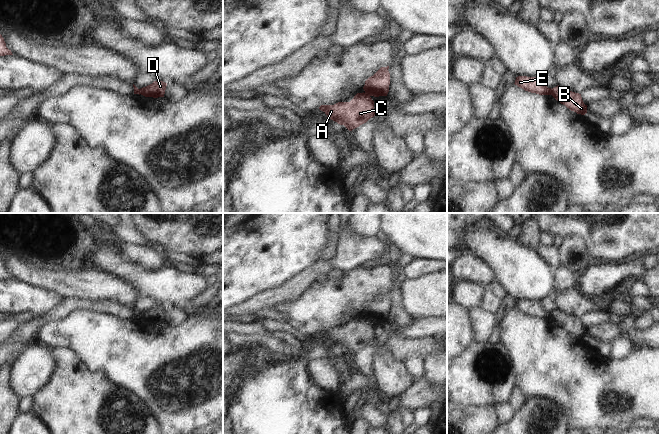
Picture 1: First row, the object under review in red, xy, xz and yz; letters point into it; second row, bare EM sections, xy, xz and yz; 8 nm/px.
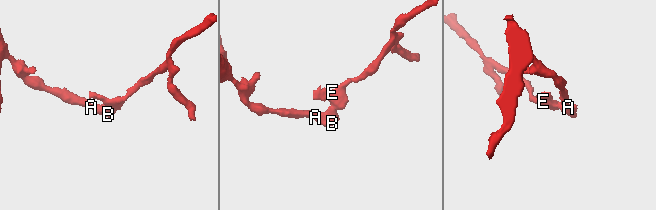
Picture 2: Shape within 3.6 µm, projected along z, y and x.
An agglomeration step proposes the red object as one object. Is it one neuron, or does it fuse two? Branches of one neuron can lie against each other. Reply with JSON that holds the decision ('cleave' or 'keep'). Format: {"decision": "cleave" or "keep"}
{"decision": "cleave"}

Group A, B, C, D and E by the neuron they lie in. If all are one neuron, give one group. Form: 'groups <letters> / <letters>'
groups A B C / D E

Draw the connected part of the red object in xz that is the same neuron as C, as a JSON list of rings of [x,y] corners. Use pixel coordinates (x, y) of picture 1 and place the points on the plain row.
[[[357,317],[350,326],[338,326],[334,329],[321,329],[319,331],[327,341],[340,349],[344,349],[349,355],[366,347],[370,342],[375,340],[374,325],[366,317]]]

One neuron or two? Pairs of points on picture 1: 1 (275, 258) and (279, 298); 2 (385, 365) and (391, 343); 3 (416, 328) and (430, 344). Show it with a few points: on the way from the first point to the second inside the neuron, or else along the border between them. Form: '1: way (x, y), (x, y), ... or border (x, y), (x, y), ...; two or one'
1: border (298, 272), (282, 283), (256, 294); two
2: border (383, 343), (396, 359), (403, 362); two
3: border (436, 335), (428, 337), (400, 337); two

